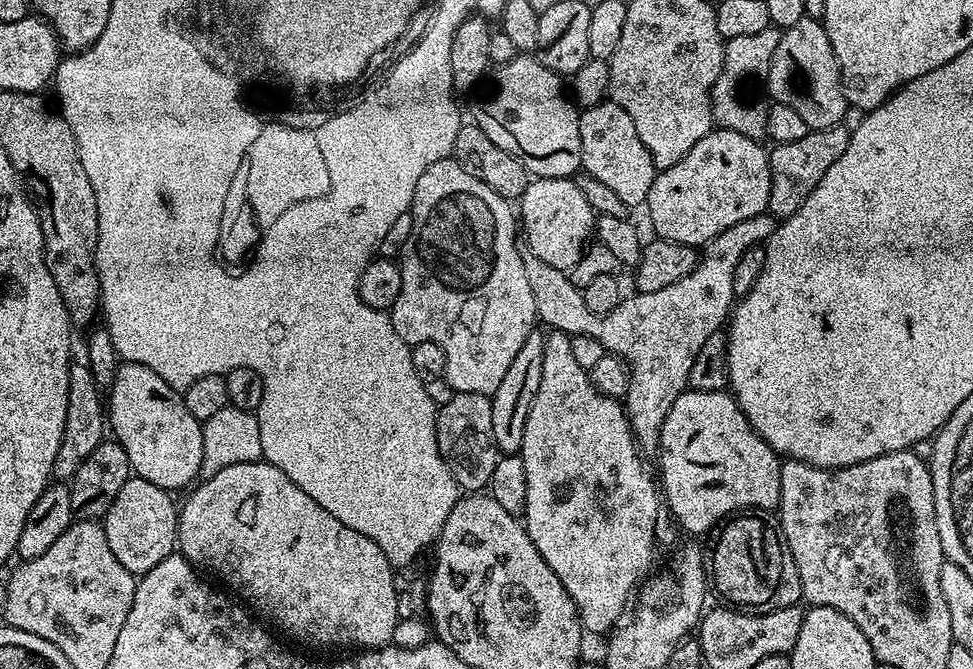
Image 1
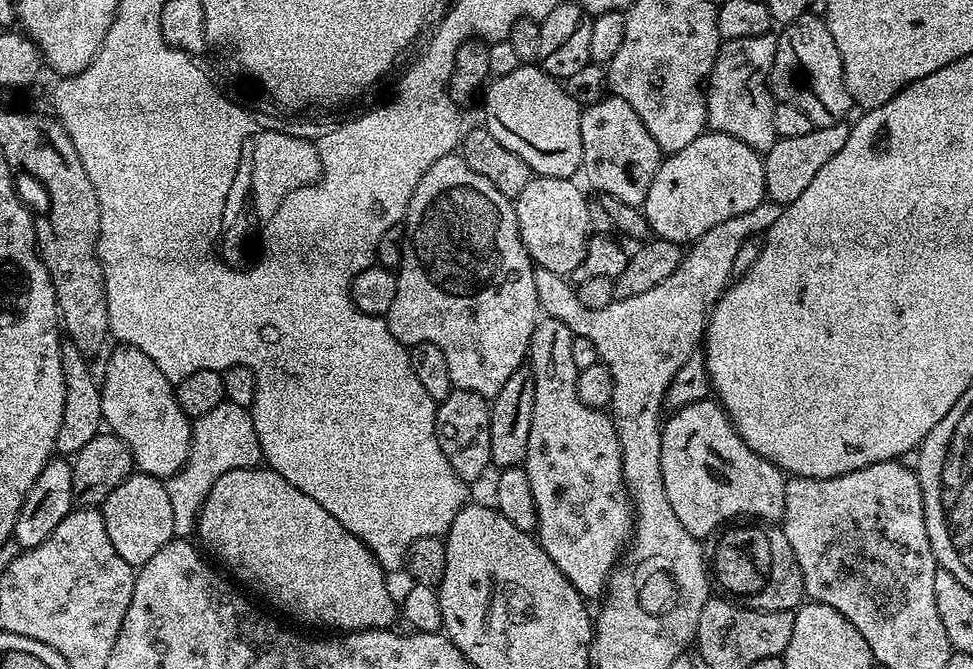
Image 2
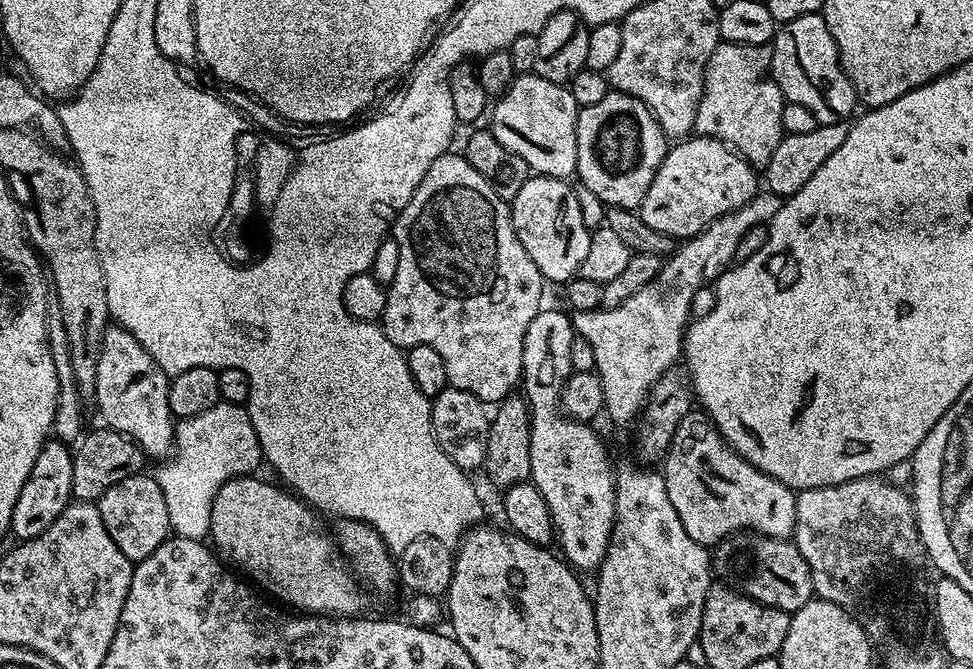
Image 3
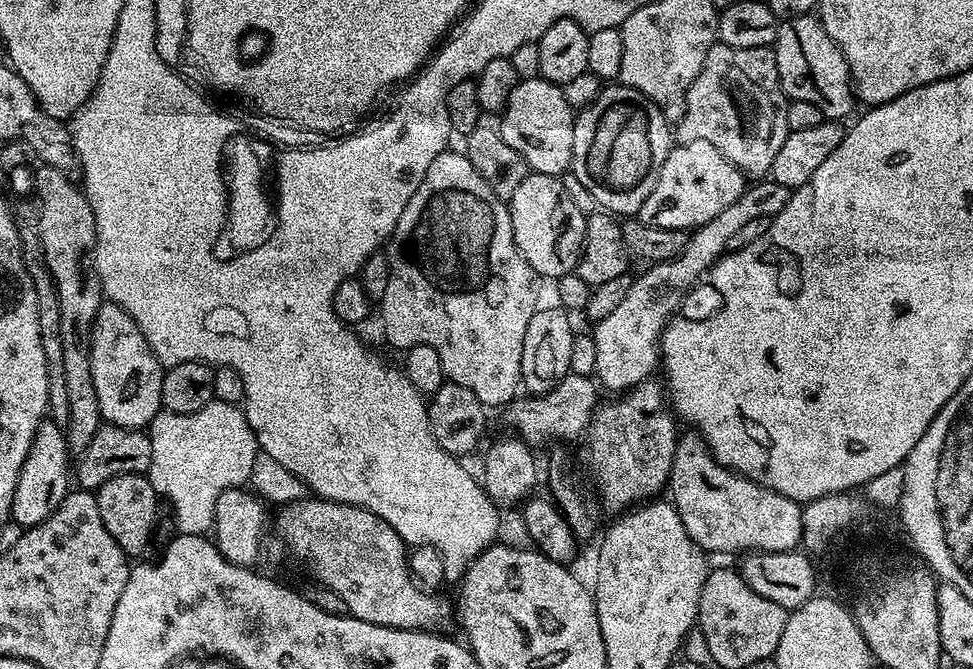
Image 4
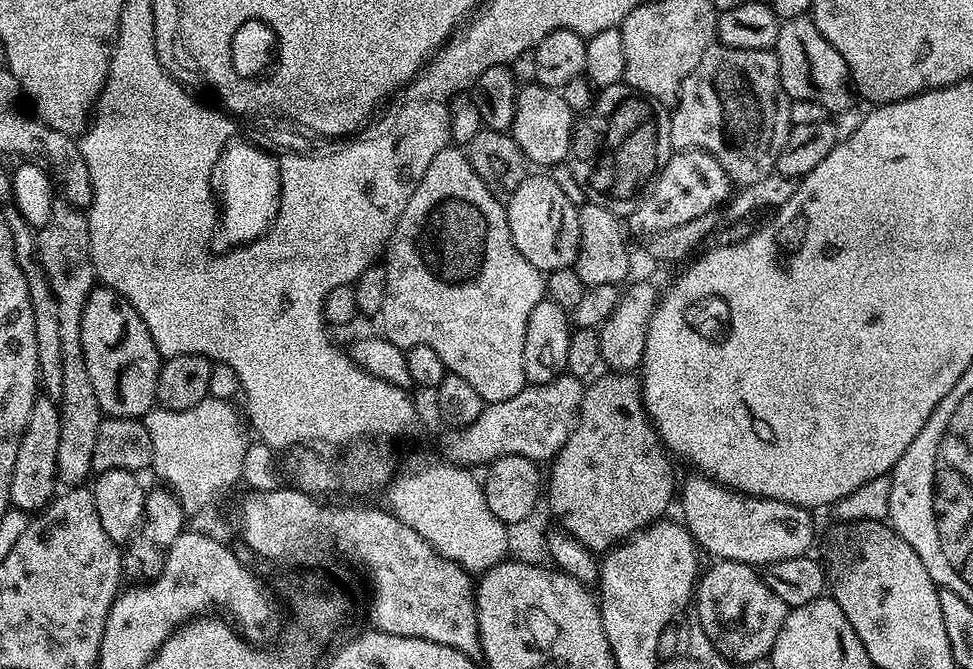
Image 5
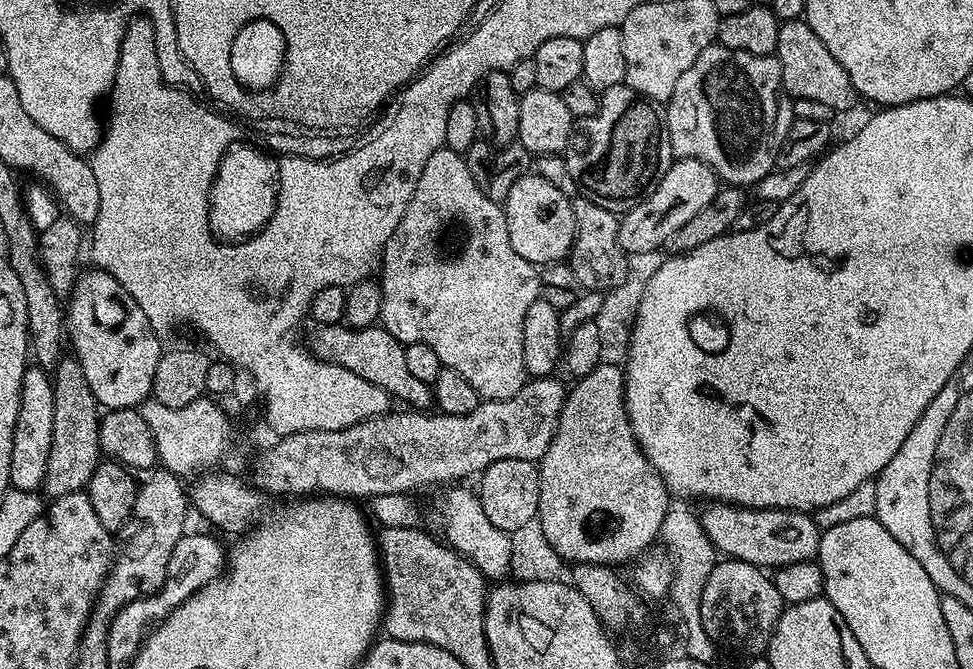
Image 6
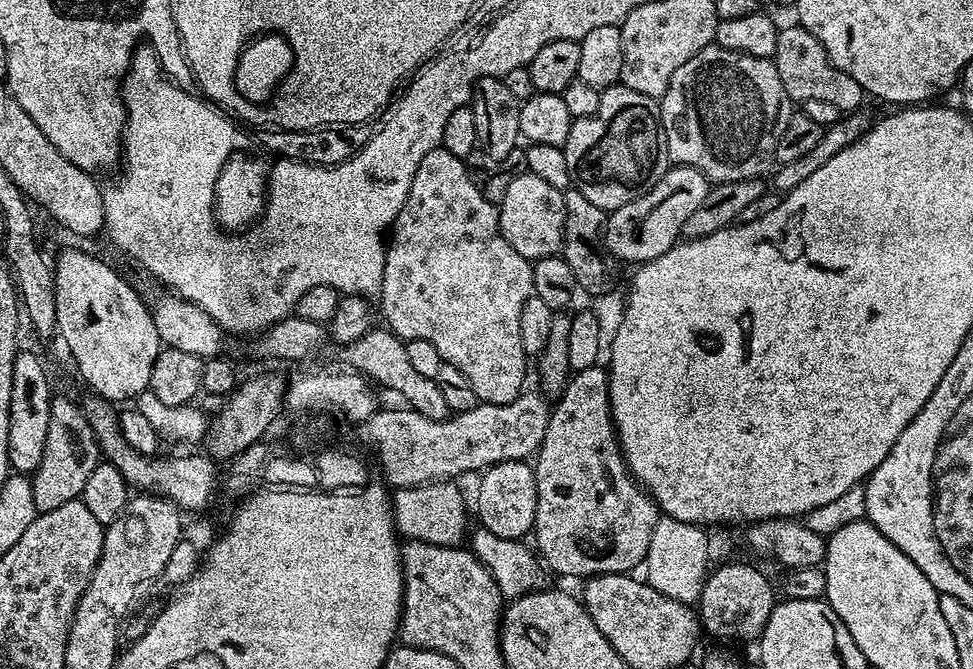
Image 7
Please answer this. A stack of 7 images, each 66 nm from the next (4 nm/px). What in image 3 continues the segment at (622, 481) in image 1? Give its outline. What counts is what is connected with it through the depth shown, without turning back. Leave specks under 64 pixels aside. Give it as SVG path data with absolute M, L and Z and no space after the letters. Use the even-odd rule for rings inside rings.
M545 307L526 326L526 342L522 346L522 395L528 401L532 417L530 430L530 477L538 486L542 498L546 498L548 513L552 519L552 531L555 543L560 543L559 551L563 559L573 569L599 569L600 563L608 553L608 540L612 536L612 527L616 521L616 477L614 467L608 461L608 448L600 441L598 433L588 422L573 420L561 411L560 396L569 376L572 375L570 362L570 342L574 335L572 317L567 311L559 312L556 308Z

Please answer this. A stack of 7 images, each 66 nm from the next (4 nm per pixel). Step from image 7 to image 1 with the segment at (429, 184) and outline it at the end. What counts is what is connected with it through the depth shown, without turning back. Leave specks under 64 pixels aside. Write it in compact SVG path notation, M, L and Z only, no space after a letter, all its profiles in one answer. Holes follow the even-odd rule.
M455 158L434 162L434 166L430 166L430 170L426 170L426 174L422 174L422 178L418 178L418 186L414 190L410 211L412 213L412 229L408 231L404 247L398 253L398 263L402 274L402 294L398 294L398 298L390 310L394 330L398 330L398 338L402 338L410 346L418 342L434 342L434 346L442 346L442 354L446 354L444 377L447 378L453 393L465 392L466 394L482 394L491 397L502 383L506 370L510 370L510 362L514 362L518 350L522 350L522 342L526 342L526 338L538 324L534 294L530 290L530 281L526 278L522 248L521 245L520 248L516 245L516 236L518 240L517 213L509 201L494 194L494 190L490 190L490 186L486 186L486 182L478 182L478 178L474 178L474 174L469 174Z

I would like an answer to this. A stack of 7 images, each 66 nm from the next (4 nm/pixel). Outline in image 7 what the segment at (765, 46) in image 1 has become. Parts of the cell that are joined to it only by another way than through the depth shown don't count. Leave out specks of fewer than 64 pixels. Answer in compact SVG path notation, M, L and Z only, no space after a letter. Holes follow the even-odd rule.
M714 42L674 70L674 78L670 78L670 86L666 86L658 103L669 161L676 166L696 168L718 184L763 177L763 172L773 167L778 138L786 130L790 115L790 101L772 60L719 48Z

